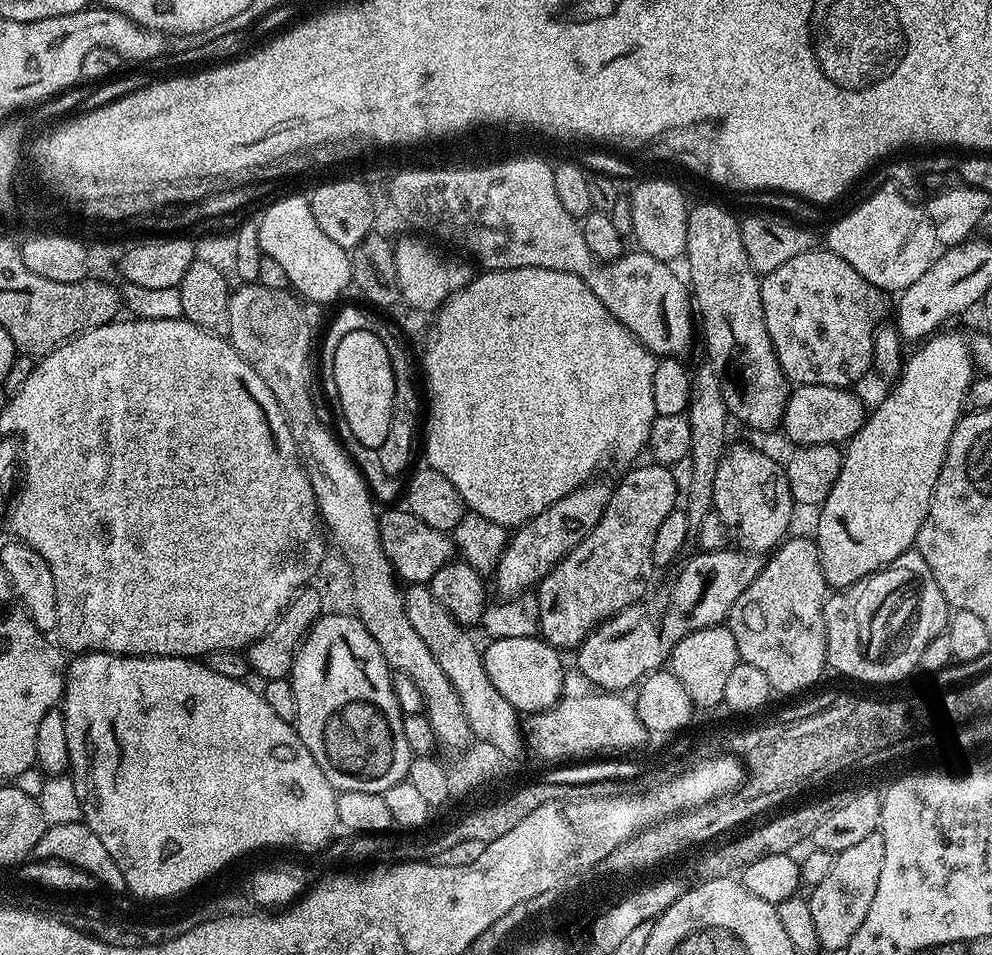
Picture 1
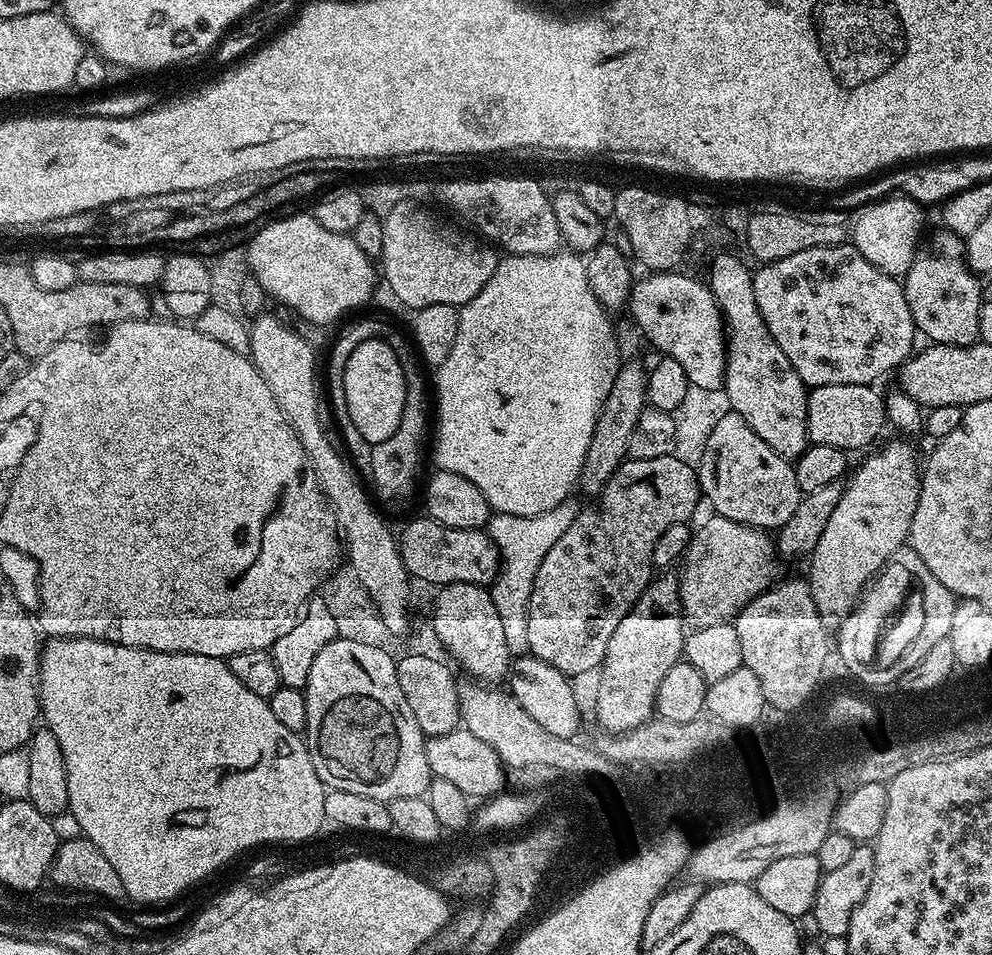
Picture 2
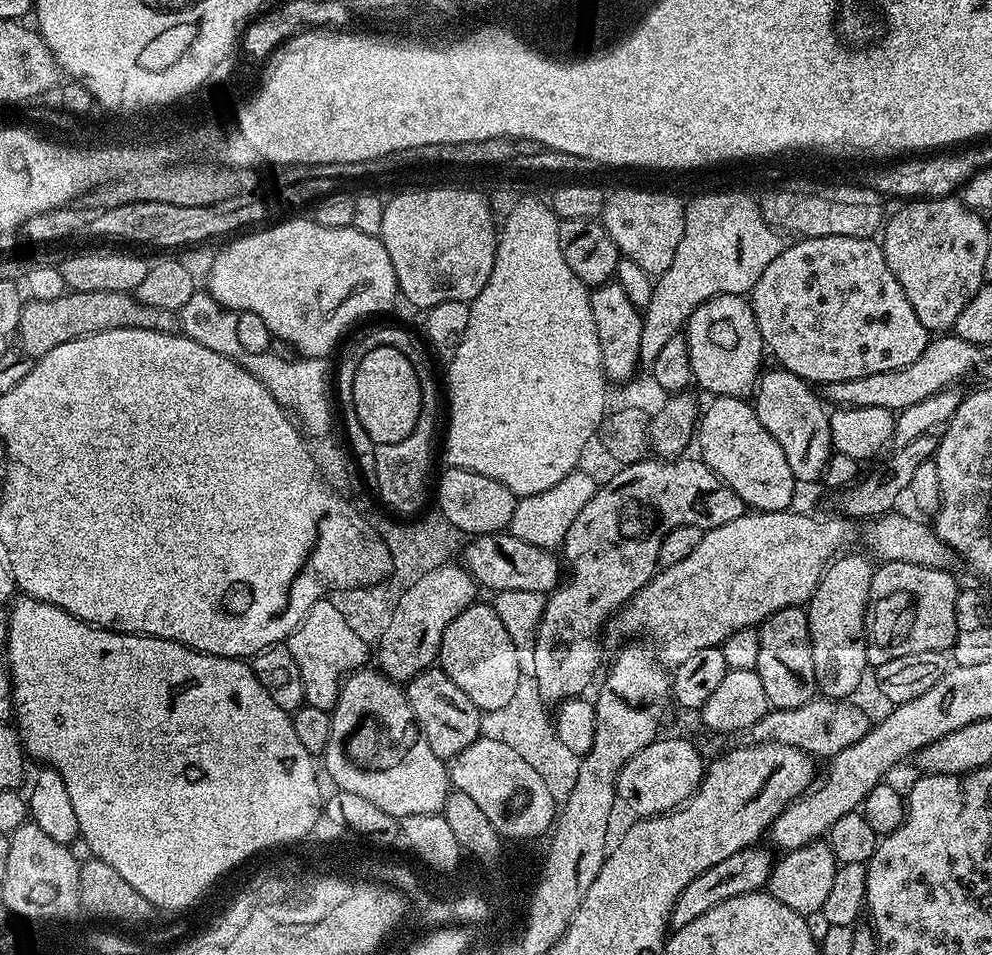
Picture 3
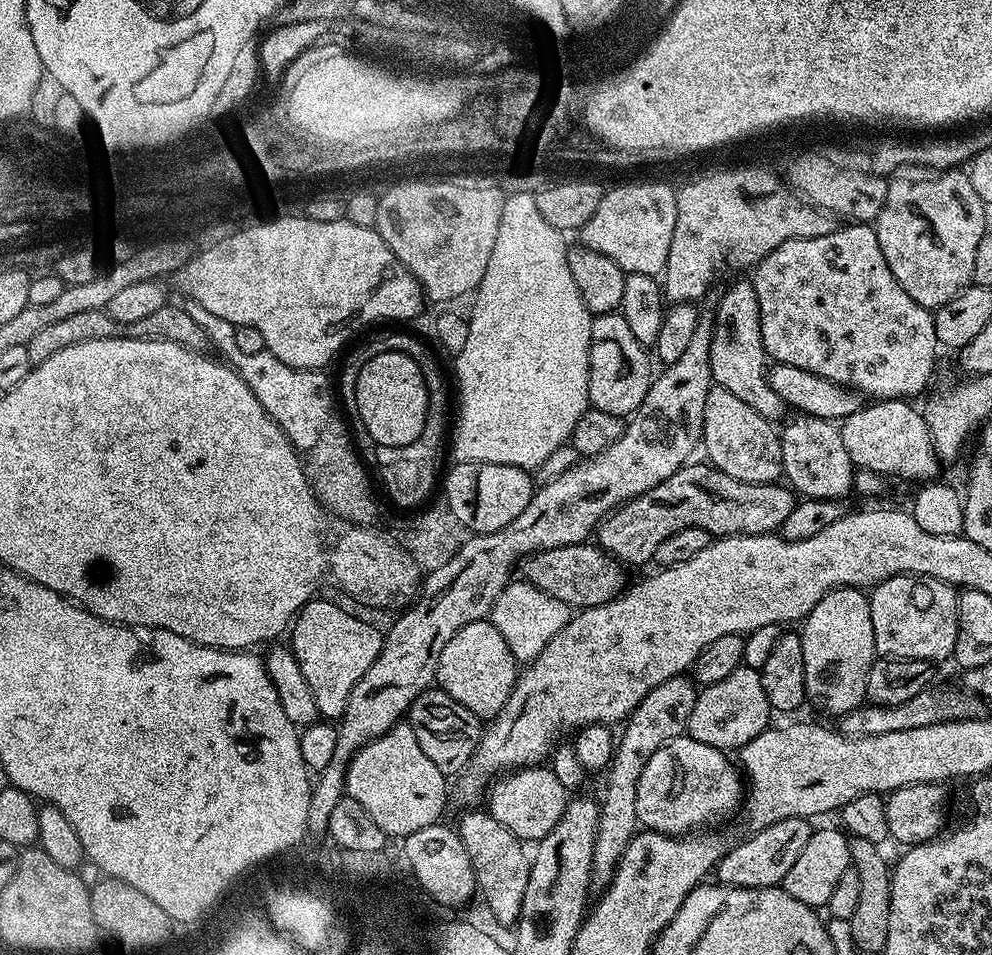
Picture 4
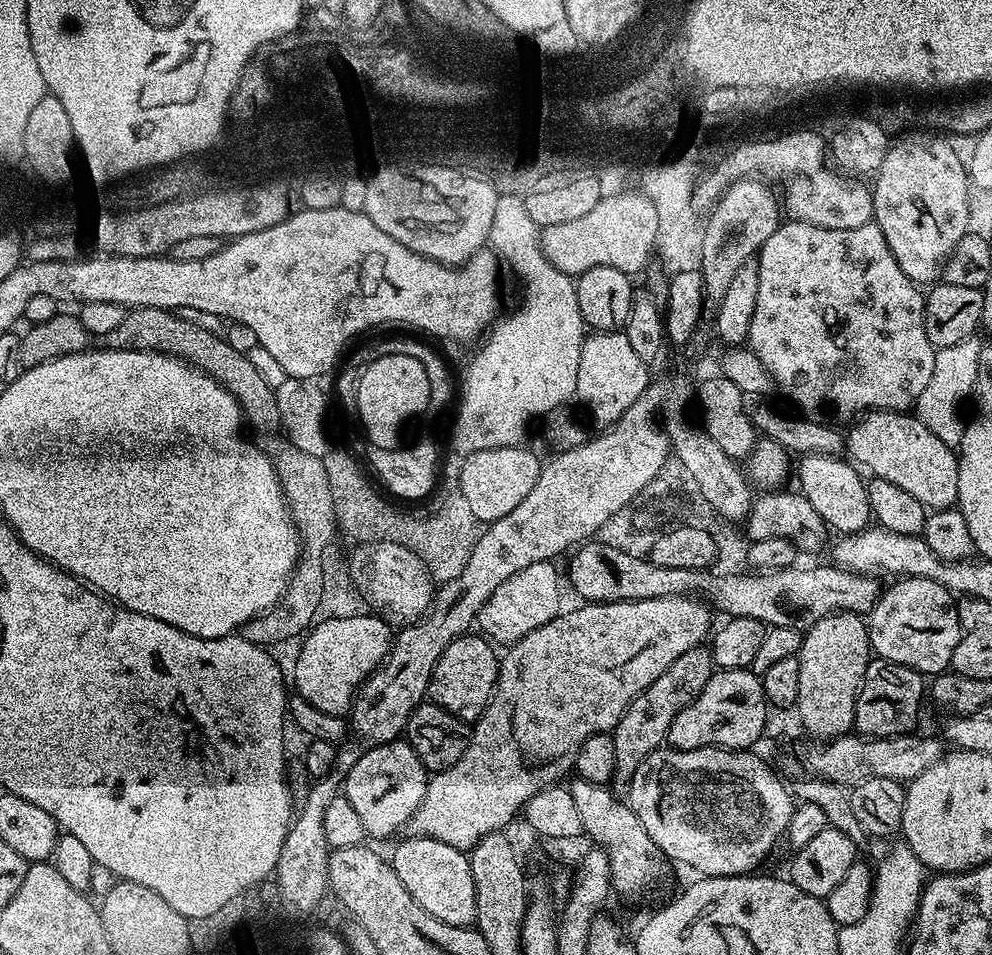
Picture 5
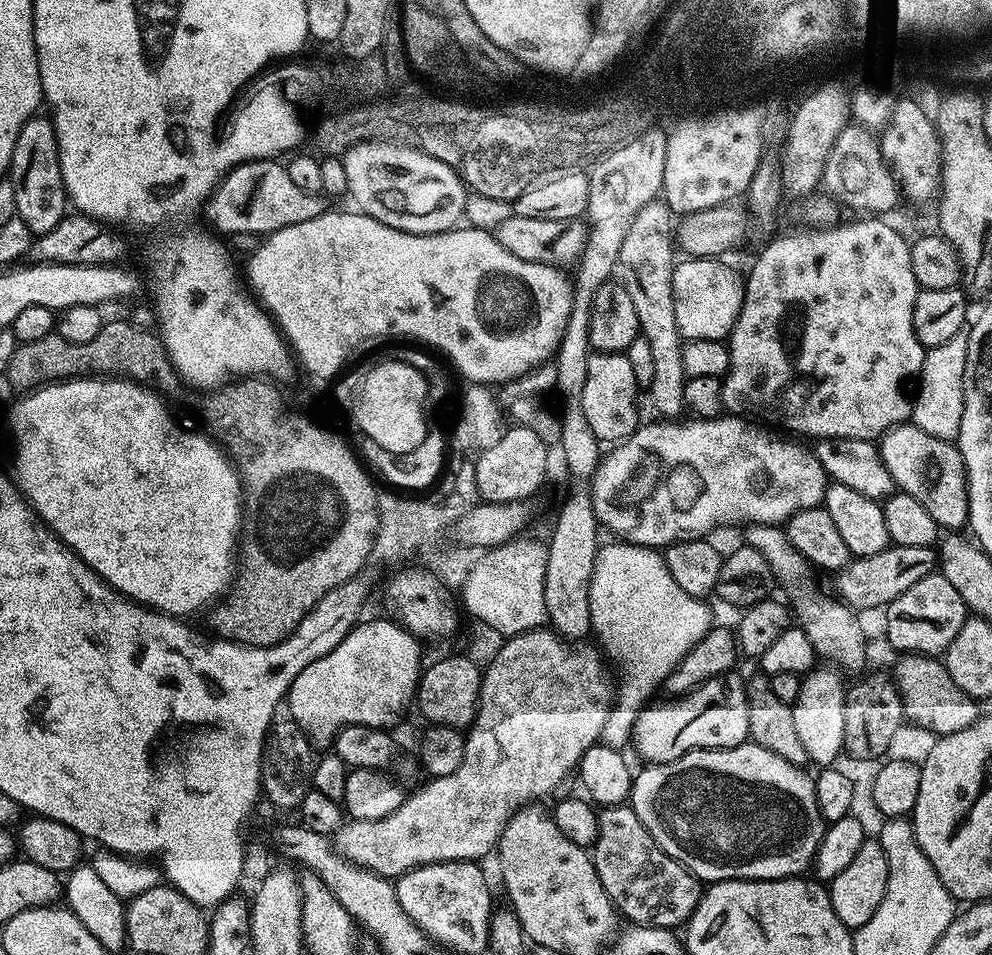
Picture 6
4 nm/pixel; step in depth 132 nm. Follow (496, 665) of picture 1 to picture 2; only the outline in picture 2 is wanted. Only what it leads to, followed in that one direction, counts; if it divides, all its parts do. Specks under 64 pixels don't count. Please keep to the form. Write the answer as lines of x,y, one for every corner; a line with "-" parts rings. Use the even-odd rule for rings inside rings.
525,654
512,661
511,669
506,677
507,691
512,697
542,726
542,730
550,730
550,734
558,734
558,738
571,740
580,728
580,704
576,701
576,692
572,689
573,681
564,676
554,666
542,662
537,656

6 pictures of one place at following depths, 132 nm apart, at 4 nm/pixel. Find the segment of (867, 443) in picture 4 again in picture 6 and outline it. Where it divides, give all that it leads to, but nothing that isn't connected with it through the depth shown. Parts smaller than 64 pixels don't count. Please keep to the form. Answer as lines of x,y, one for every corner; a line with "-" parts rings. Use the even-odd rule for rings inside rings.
905,422
891,428
878,441
880,457
890,470
892,480
899,491
910,494
910,498
918,498
926,510
930,510
930,518
934,518
937,526
944,530
960,530
968,523
968,475
964,469
964,459
959,447
947,440
931,436
913,422

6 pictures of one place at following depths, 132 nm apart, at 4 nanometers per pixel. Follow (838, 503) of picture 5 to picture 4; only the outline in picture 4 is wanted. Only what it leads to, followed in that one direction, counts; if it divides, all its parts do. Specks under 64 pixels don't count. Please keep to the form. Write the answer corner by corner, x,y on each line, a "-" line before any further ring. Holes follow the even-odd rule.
803,414
793,415
793,420
789,419
783,425
780,437
780,463
783,475
788,476
787,483
801,497
810,500
844,500
847,492
854,488
854,465
850,454
846,454
846,446
842,442
842,434
839,427
831,420
823,420
817,416
806,416

